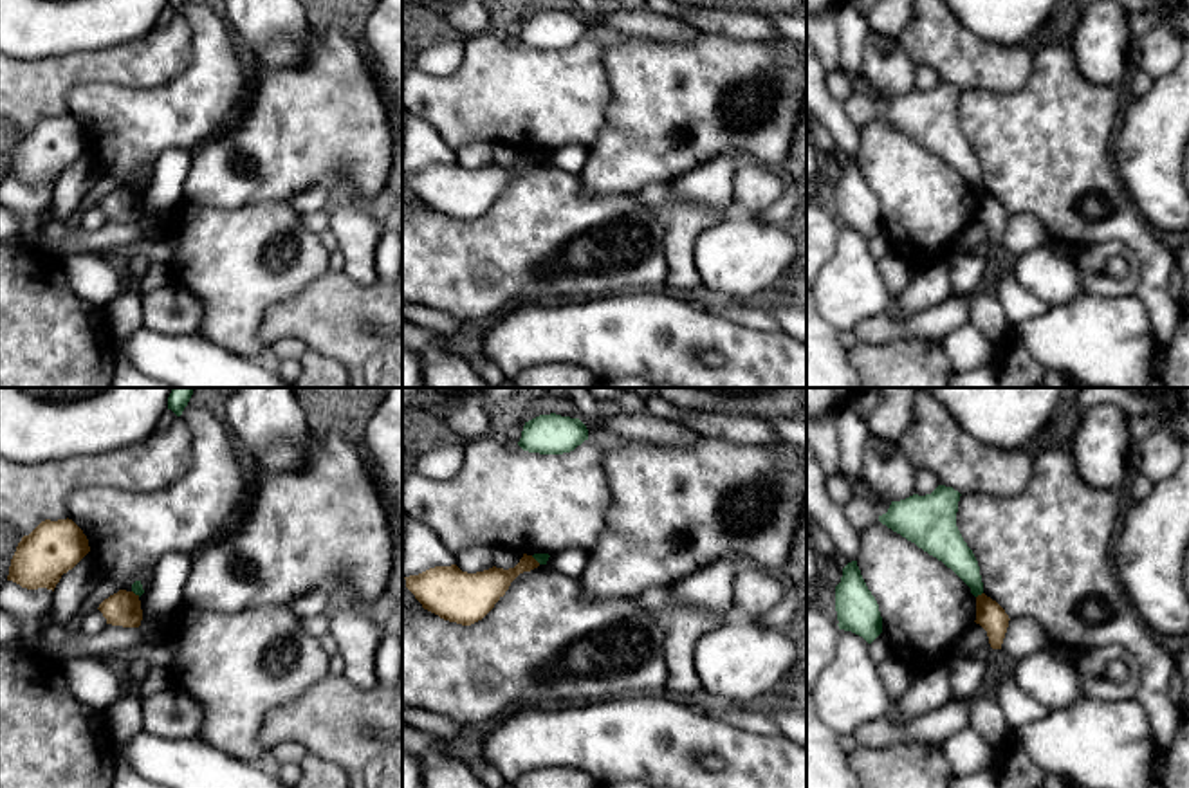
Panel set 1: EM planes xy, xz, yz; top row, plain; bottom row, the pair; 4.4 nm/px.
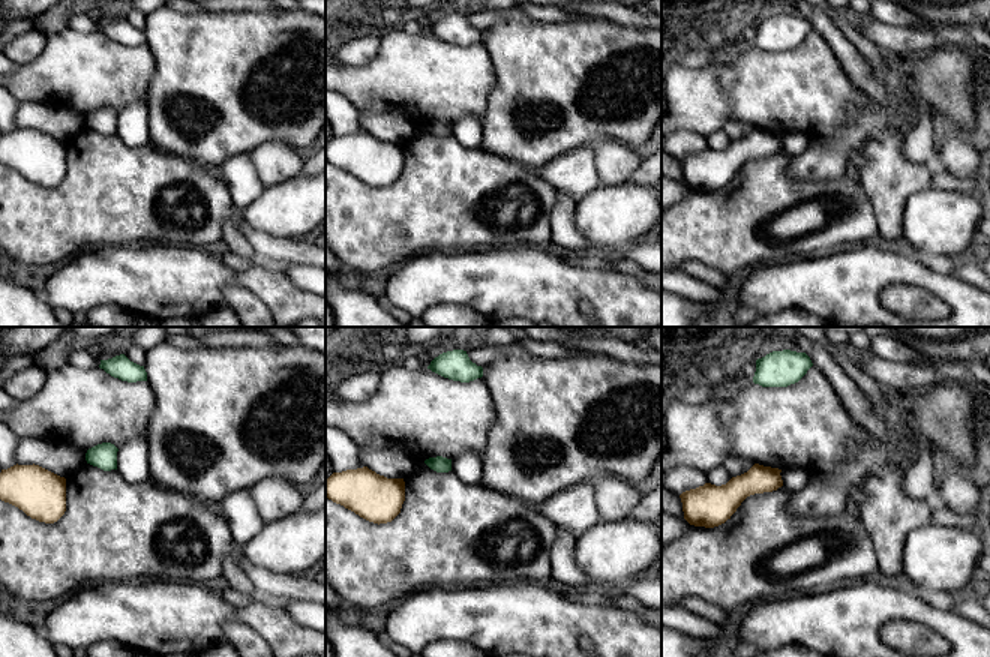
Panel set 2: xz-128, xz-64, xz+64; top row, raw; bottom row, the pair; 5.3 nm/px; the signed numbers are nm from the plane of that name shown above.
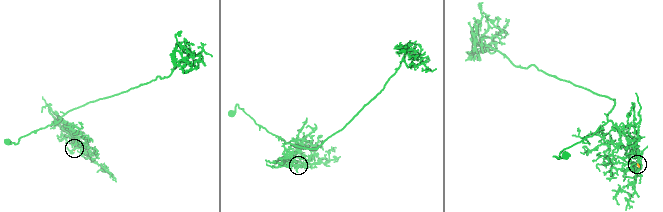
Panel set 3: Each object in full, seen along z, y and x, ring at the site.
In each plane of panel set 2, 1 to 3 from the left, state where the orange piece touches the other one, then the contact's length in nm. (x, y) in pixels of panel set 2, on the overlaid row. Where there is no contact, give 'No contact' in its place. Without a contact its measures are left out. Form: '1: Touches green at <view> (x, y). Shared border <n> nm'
1: No contact
2: No contact
3: No contact

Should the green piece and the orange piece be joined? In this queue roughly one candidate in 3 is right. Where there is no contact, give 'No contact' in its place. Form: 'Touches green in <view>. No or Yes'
Touches green in yz. No

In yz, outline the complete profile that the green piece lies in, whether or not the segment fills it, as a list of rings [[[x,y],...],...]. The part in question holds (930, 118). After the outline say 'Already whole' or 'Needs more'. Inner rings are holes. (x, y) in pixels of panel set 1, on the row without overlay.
[[[938,81],[931,90],[891,97],[879,117],[951,164],[974,193],[983,189],[978,157],[956,123],[960,88]]]. Already whole

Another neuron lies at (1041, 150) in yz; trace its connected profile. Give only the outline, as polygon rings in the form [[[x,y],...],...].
[[[1050,41],[1032,52],[1030,78],[1021,90],[962,90],[956,123],[978,157],[983,189],[996,197],[1009,215],[1036,216],[1050,242],[1066,242],[1081,249],[1115,240],[1138,258],[1137,296],[1149,312],[1158,343],[1167,346],[1180,314],[1169,294],[1176,258],[1144,220],[1113,166],[1110,135],[1119,112],[1115,87],[1090,83],[1079,72],[1072,49]],[[1088,195],[1099,195],[1104,202],[1102,218],[1088,218],[1081,211],[1081,200]]]

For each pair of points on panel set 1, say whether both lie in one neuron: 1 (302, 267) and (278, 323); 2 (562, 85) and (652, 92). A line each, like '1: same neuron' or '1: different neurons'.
1: different neurons
2: different neurons

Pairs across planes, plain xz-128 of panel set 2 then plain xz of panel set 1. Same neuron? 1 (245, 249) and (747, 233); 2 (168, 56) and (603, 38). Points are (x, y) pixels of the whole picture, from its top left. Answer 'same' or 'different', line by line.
1: different
2: different

